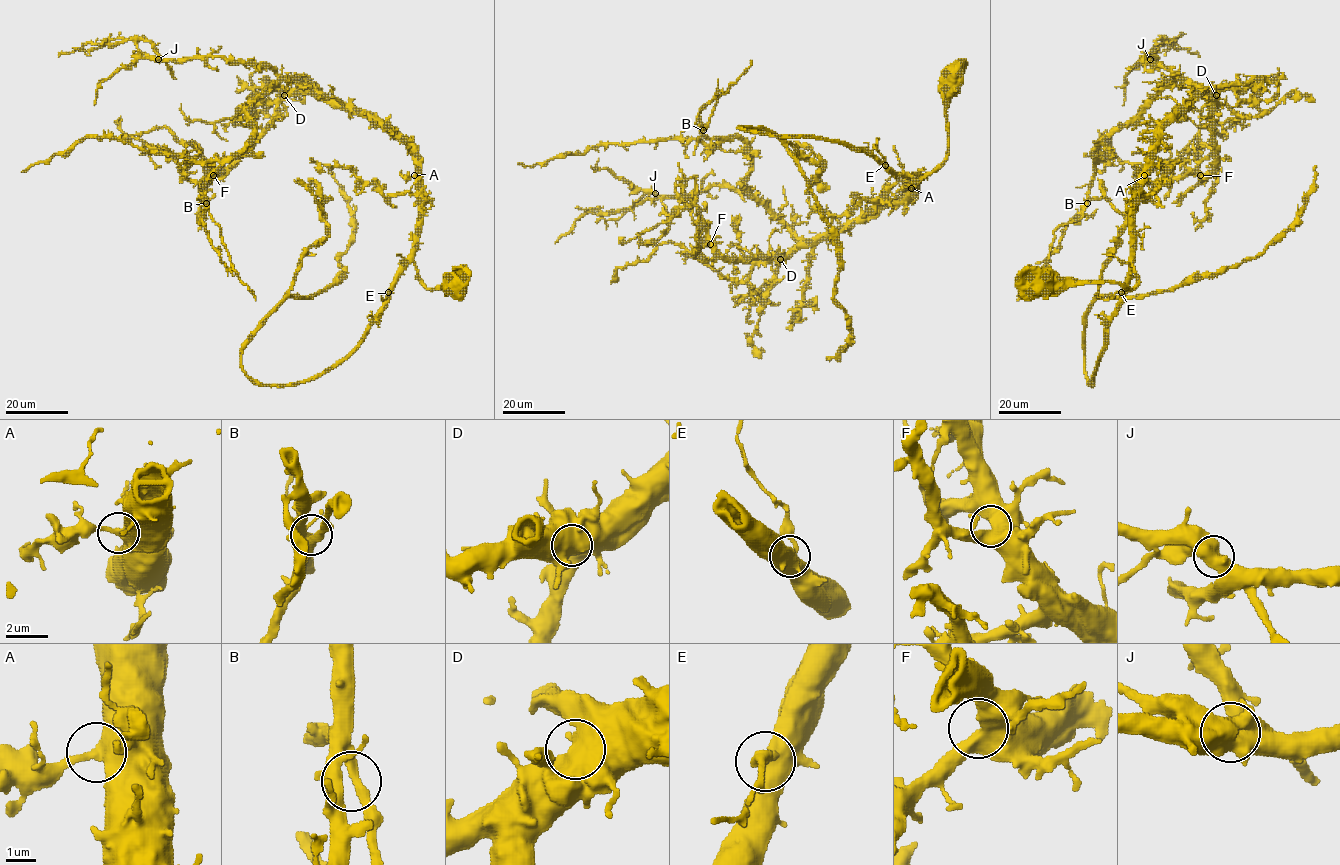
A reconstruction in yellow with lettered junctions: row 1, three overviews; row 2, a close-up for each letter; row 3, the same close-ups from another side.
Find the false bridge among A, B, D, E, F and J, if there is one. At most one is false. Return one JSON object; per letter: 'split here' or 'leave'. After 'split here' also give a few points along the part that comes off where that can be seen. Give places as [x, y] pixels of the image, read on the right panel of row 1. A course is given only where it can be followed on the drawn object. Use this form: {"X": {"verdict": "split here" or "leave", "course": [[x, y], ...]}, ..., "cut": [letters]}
{"A": {"verdict": "leave"}, "B": {"verdict": "leave"}, "D": {"verdict": "leave"}, "E": {"verdict": "leave"}, "F": {"verdict": "leave"}, "J": {"verdict": "split here", "course": [[1150, 59], [1166, 40], [1176, 39], [1178, 48]]}, "cut": ["J"]}

